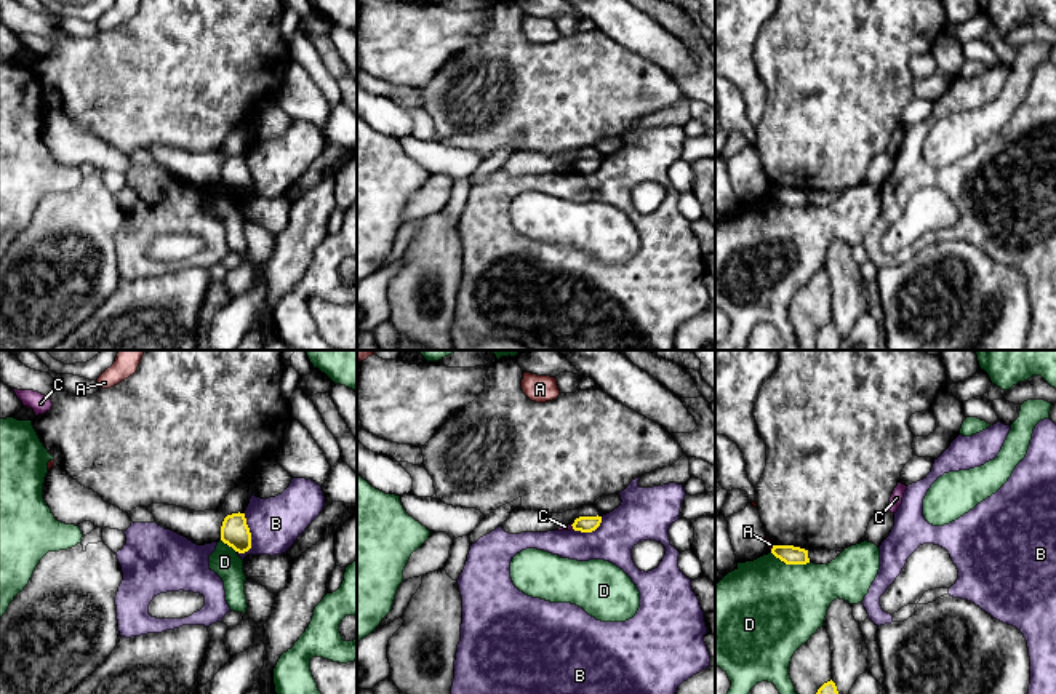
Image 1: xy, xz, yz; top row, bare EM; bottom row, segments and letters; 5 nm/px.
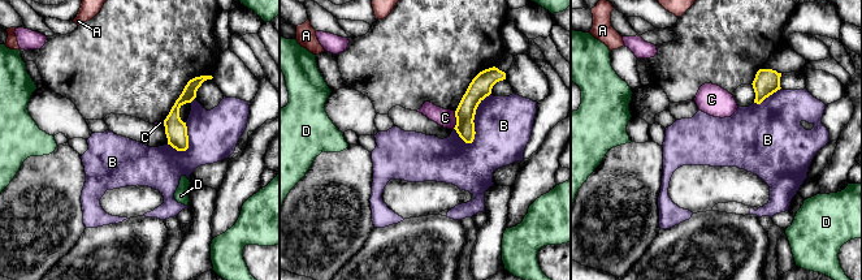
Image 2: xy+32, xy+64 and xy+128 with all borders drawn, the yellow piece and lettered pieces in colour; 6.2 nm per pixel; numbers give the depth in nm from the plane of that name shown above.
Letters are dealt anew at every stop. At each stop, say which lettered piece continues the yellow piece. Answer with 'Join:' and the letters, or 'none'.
Join: none

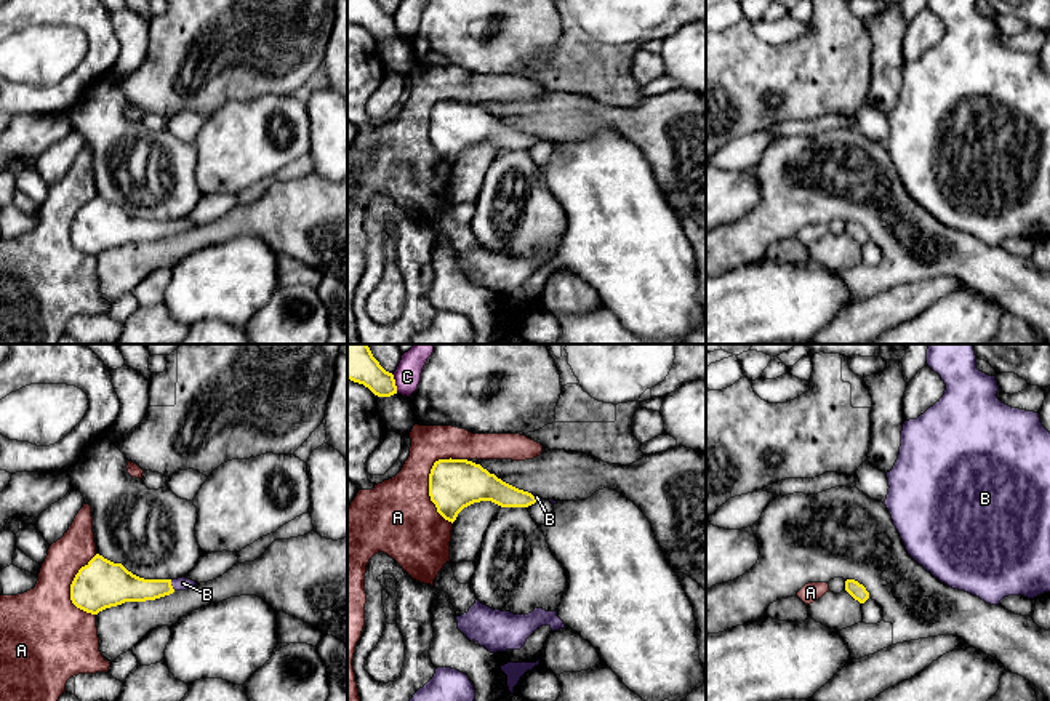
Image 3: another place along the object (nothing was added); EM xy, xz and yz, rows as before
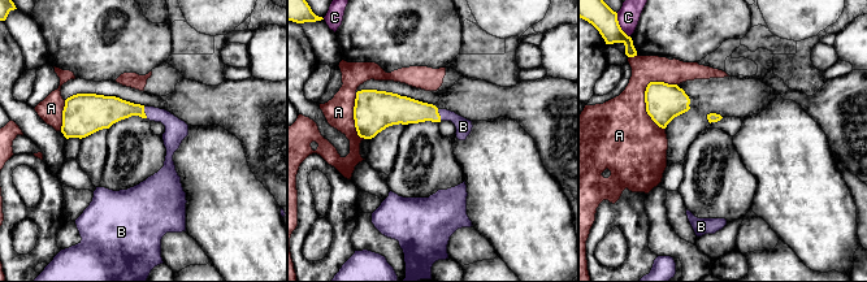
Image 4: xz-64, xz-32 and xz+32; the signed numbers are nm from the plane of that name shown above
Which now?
Join: B

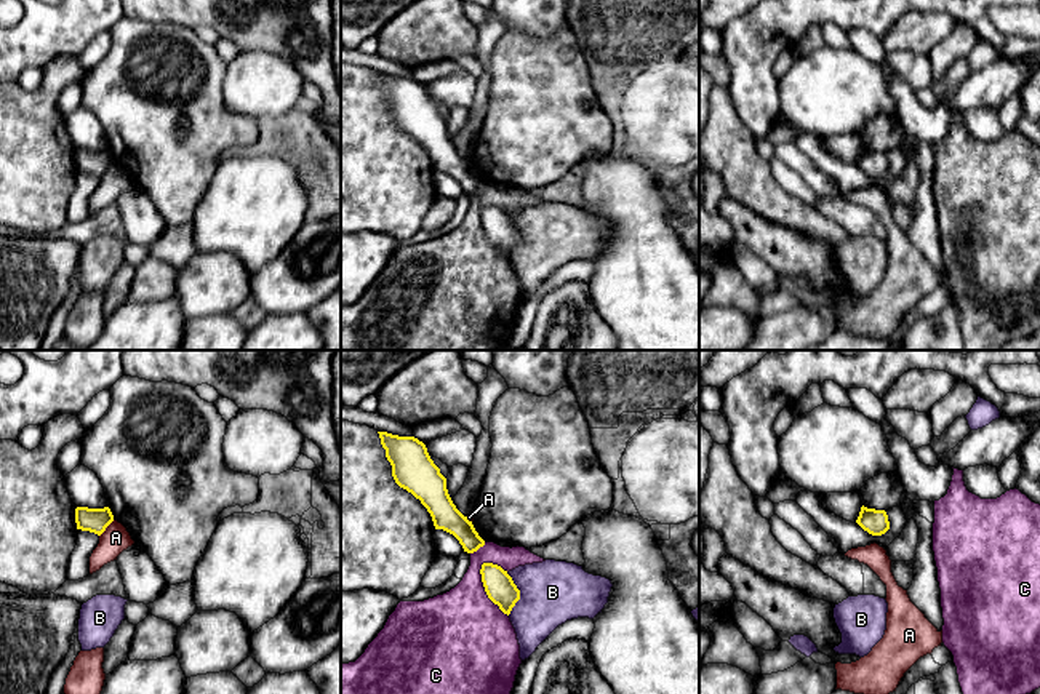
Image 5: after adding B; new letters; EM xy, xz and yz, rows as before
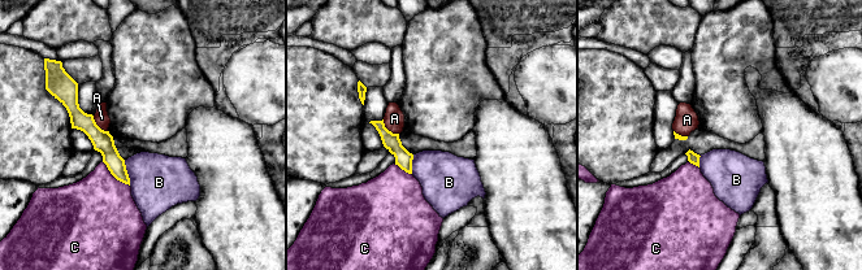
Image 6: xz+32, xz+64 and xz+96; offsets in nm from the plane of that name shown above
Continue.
Join: none

